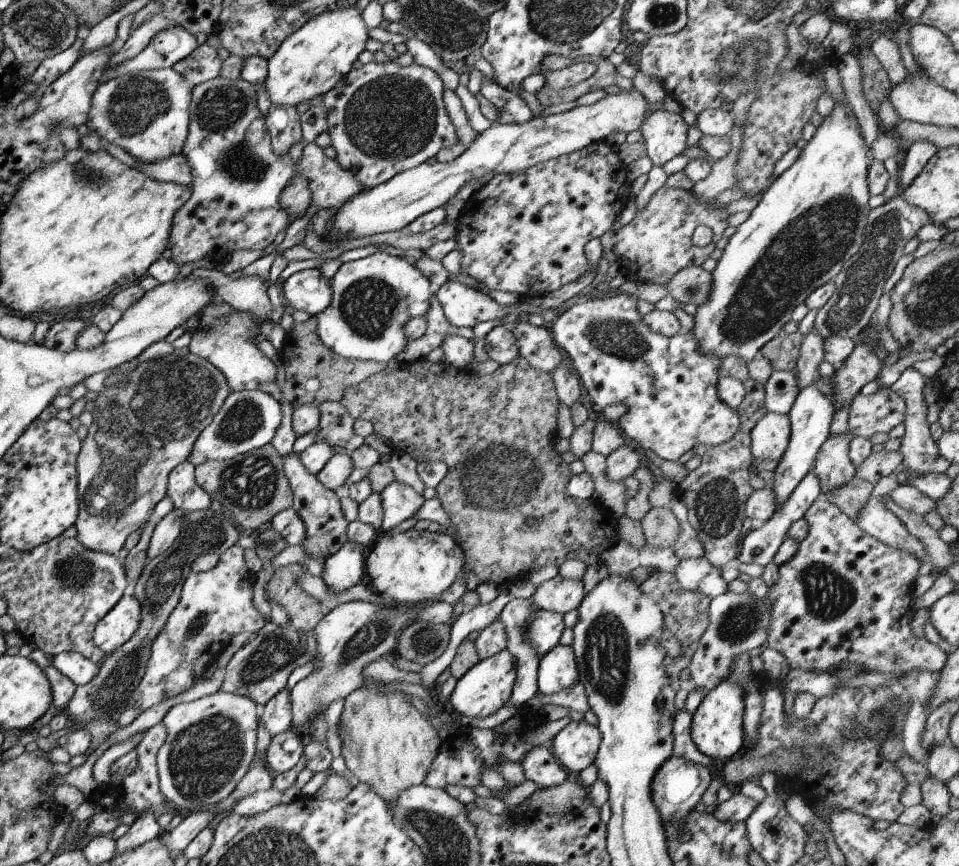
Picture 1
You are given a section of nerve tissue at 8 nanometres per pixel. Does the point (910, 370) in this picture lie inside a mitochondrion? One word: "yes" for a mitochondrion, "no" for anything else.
no

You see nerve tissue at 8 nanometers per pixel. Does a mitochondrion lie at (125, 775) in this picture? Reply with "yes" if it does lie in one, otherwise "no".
no

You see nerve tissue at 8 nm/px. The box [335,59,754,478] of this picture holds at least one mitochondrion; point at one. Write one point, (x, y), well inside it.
(392, 118)

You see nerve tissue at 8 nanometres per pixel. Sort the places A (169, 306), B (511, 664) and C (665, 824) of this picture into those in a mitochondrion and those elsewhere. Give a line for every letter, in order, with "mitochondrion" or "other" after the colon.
A: other
B: other
C: other

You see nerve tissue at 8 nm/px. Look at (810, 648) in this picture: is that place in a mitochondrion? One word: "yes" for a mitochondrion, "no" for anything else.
no

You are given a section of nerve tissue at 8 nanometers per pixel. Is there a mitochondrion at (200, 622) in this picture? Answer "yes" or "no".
yes

